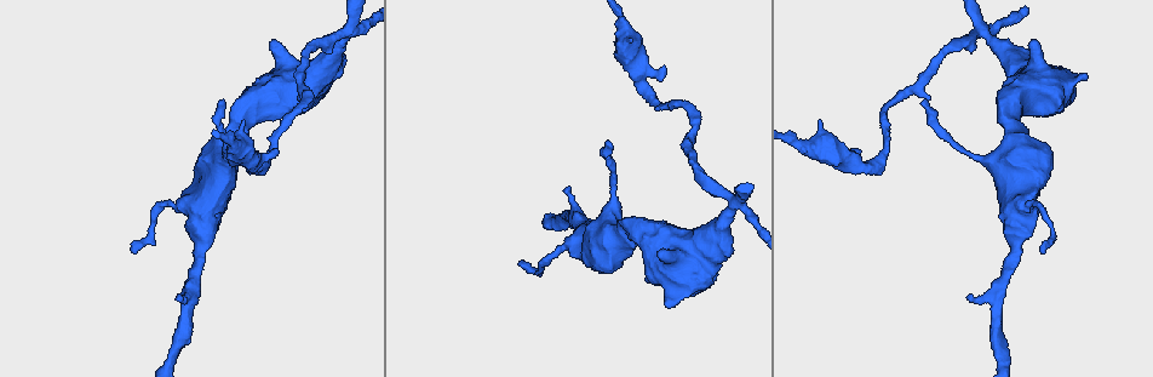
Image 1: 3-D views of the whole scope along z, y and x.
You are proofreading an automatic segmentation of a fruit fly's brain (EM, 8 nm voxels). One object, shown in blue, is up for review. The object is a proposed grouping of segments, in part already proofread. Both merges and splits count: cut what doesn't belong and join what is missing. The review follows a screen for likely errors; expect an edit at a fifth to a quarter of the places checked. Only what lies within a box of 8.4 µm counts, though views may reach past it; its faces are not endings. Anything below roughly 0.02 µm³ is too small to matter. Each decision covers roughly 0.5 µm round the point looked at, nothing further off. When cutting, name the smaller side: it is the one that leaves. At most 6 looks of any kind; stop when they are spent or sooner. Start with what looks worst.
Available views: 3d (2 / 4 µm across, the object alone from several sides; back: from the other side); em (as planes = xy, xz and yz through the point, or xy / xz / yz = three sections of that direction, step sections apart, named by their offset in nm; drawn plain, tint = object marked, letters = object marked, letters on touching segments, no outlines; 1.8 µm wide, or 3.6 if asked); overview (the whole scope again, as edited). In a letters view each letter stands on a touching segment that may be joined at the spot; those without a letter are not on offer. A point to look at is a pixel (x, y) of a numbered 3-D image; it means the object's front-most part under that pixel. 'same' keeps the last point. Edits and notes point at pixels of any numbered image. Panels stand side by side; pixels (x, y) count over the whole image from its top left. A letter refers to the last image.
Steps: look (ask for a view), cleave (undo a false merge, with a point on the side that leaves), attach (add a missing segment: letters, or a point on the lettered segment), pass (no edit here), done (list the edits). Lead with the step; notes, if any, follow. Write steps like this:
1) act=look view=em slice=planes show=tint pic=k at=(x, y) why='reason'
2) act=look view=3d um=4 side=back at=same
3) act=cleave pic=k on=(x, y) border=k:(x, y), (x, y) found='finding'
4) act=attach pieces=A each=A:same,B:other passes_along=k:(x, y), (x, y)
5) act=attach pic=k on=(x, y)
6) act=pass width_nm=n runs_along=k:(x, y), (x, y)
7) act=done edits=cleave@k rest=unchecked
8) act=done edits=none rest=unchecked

act=look view=3d um=2 pic=1 at=(982, 33)

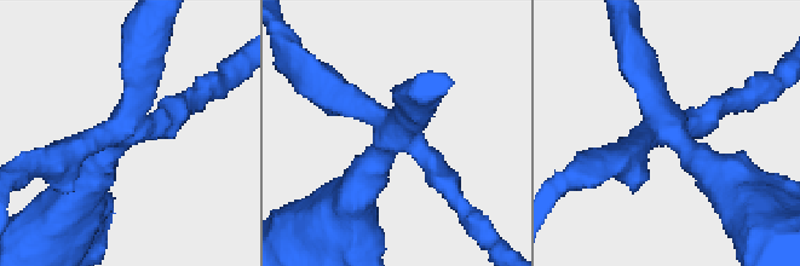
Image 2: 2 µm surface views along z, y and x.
act=look view=em um=3.6 slice=planes show=tint pic=2 at=(388, 131) why='shape alone is not enough'

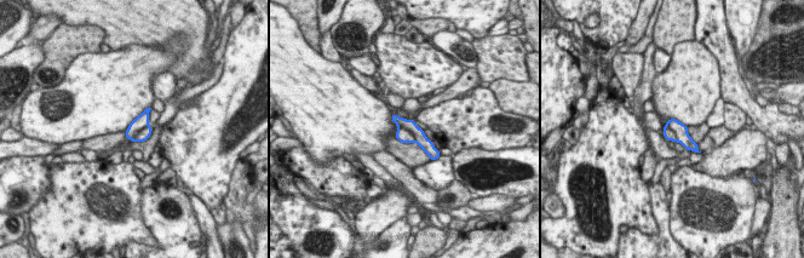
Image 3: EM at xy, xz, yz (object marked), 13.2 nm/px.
act=look view=em um=3.6 slice=planes show=letters at=same why='see the neighbours'

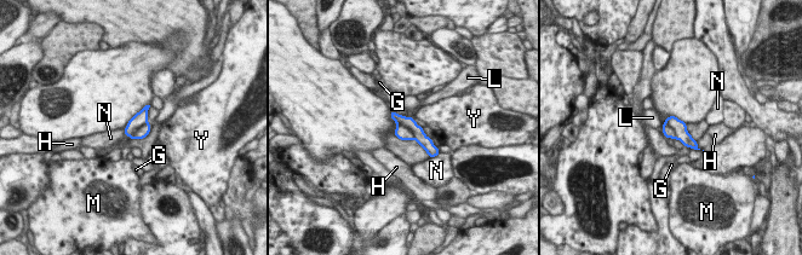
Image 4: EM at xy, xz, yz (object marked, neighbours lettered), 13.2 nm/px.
act=cleave pic=4 on=(419, 135) each=G:other,H:other,L:other,M:other,N:other,Y:other border=4:(397, 125), (404, 125), (414, 138) found='a second neuron is stuck on'

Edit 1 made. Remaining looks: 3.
act=look view=overview

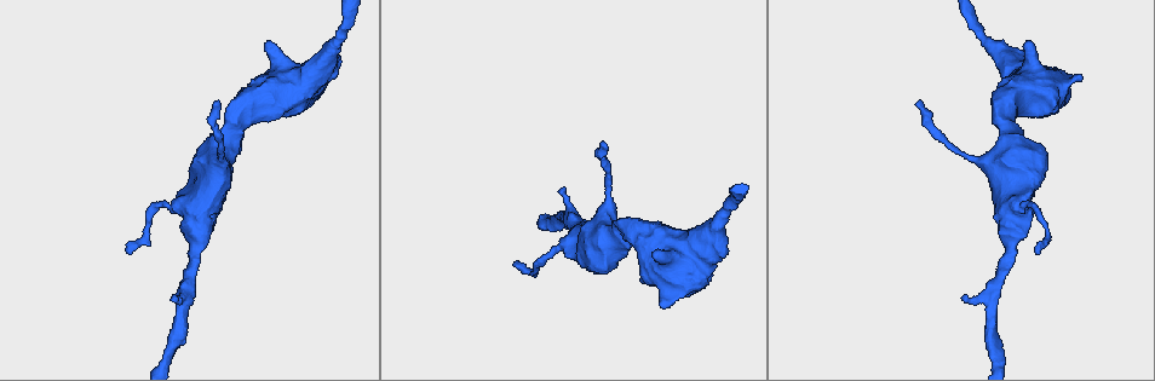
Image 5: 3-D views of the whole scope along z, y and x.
act=look view=em slice=yz step=16 show=tint pic=5 at=(1027, 41) why='branch stops here'

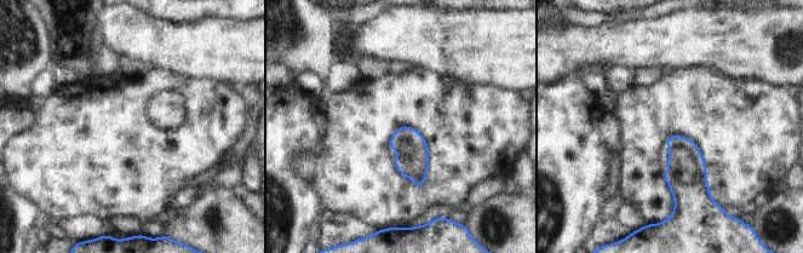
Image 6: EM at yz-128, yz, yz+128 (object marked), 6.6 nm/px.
act=look view=em slice=xy step=16 show=letters at=same

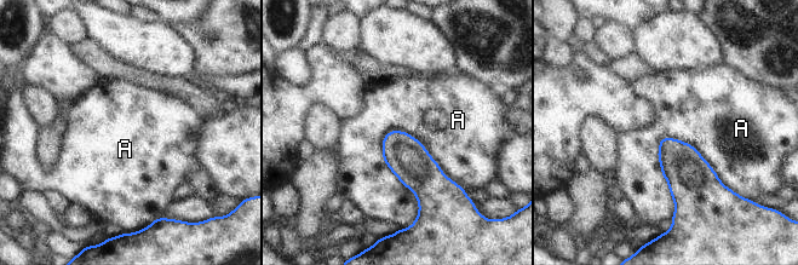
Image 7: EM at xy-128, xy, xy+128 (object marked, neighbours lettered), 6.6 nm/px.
act=pass each=A:other border=7:(383, 136), (412, 134), (460, 186) found='none of them fits'

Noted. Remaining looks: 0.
act=done edits=cleave@4 rest=unchecked

